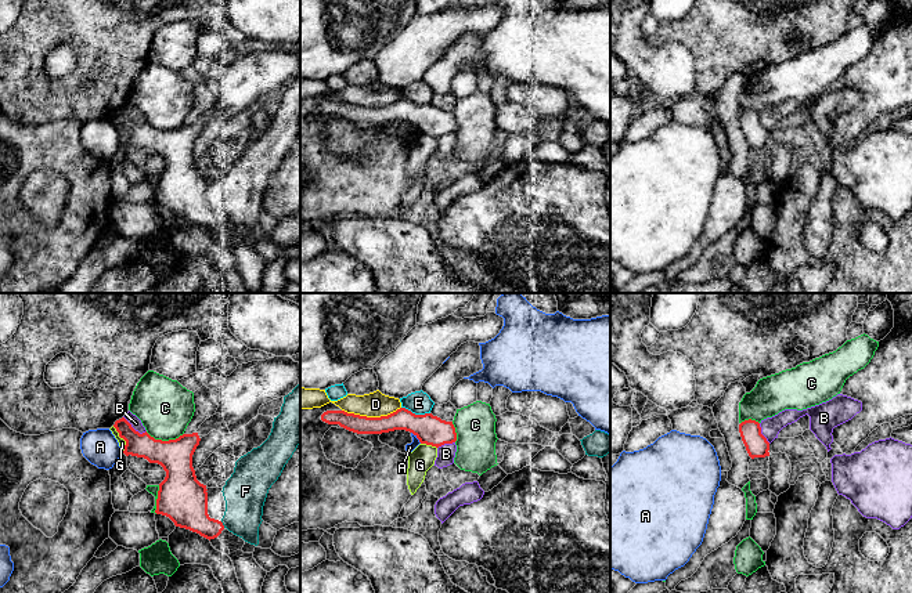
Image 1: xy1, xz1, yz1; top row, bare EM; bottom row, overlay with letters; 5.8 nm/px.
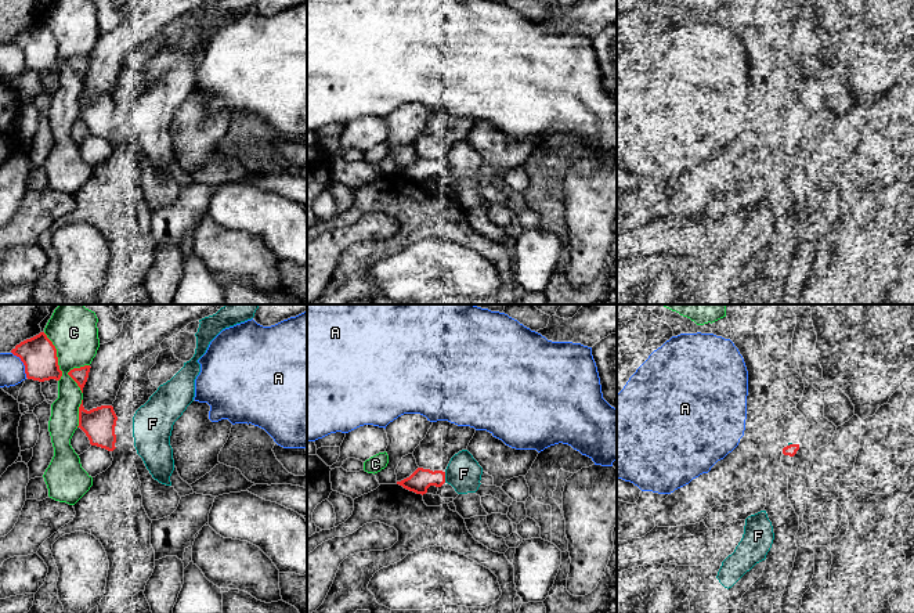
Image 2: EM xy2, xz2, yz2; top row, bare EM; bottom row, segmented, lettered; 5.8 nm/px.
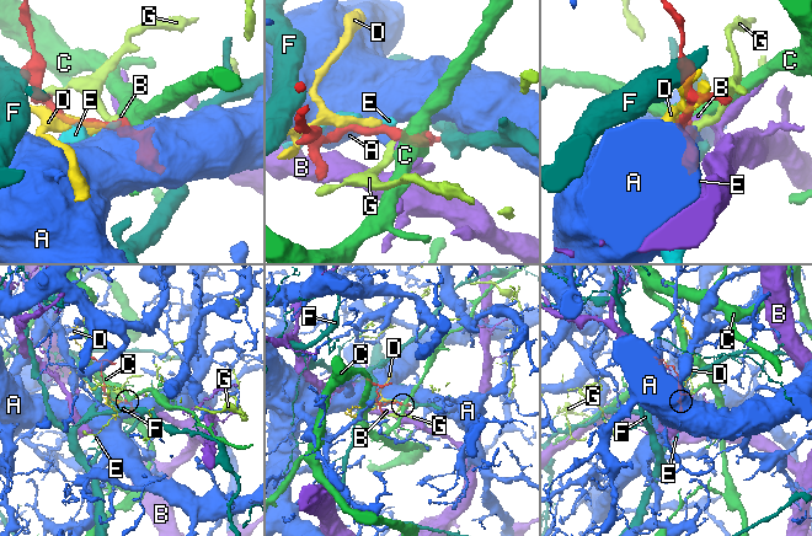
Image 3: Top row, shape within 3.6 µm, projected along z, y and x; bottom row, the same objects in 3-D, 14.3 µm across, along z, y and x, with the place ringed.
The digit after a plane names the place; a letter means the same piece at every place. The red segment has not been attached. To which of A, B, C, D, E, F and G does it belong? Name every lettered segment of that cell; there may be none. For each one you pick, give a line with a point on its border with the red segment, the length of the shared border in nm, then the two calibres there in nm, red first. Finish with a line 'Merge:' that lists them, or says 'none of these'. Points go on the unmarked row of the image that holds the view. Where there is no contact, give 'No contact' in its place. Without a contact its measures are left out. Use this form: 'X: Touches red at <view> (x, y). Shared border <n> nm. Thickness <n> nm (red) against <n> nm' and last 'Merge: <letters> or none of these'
Merge: none of these

